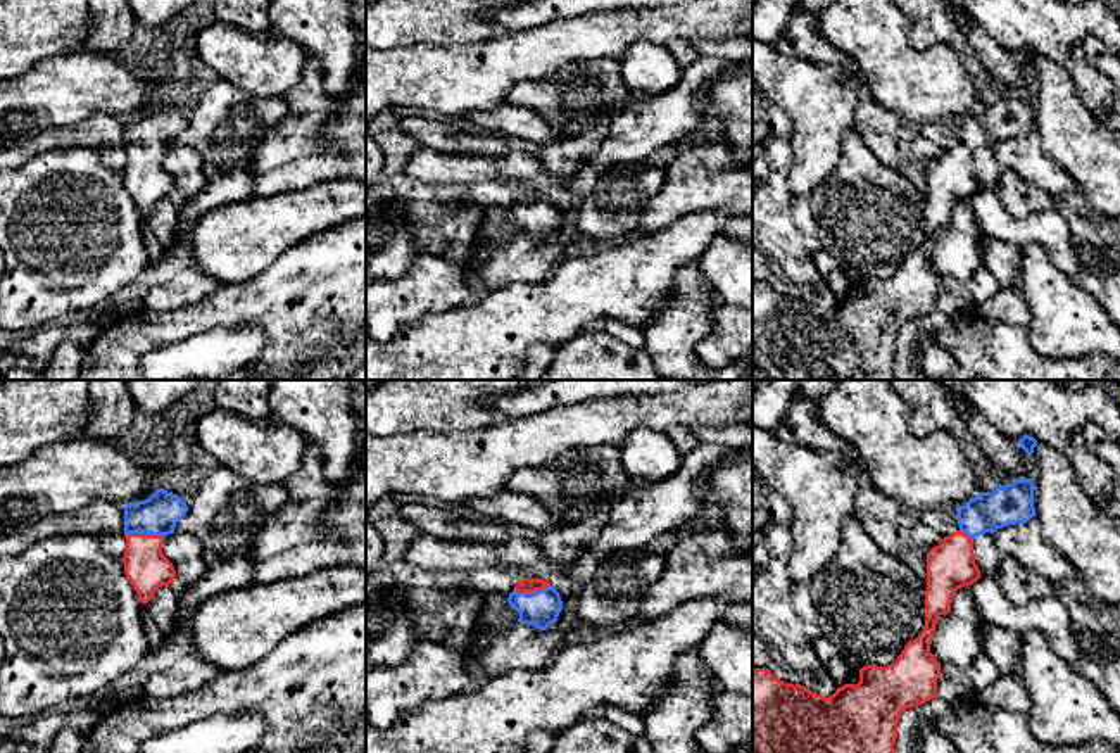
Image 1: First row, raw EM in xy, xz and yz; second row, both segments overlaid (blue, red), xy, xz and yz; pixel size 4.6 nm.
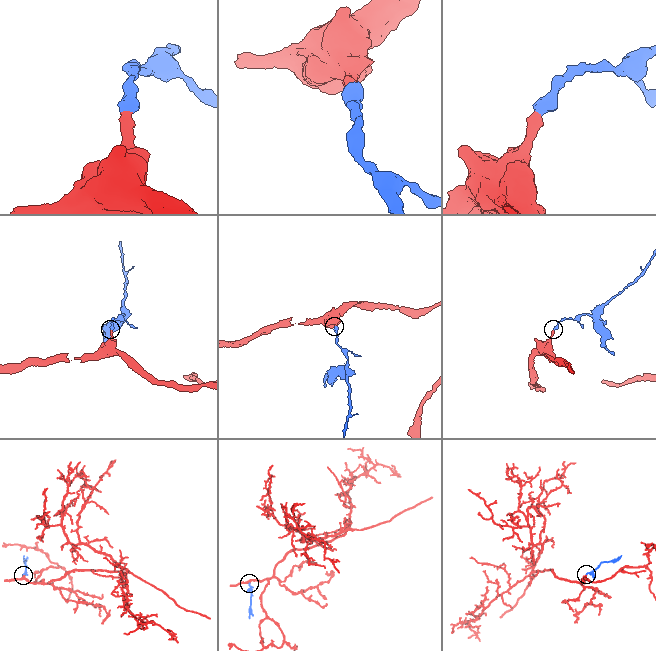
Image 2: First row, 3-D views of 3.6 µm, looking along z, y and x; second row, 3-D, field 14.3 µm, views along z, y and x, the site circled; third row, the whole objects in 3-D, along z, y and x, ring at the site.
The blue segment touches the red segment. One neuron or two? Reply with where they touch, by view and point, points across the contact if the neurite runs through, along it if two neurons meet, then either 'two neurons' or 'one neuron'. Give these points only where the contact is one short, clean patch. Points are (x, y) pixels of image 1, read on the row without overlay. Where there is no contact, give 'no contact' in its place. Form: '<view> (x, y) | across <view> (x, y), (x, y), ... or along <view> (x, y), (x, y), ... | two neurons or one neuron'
xy (144, 145) | across xy (157, 128), (144, 145), (144, 177), (147, 182) | one neuron

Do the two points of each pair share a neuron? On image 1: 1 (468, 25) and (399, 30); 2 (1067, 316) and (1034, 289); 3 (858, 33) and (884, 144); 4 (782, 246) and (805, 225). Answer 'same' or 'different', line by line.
1: same
2: same
3: different
4: different

